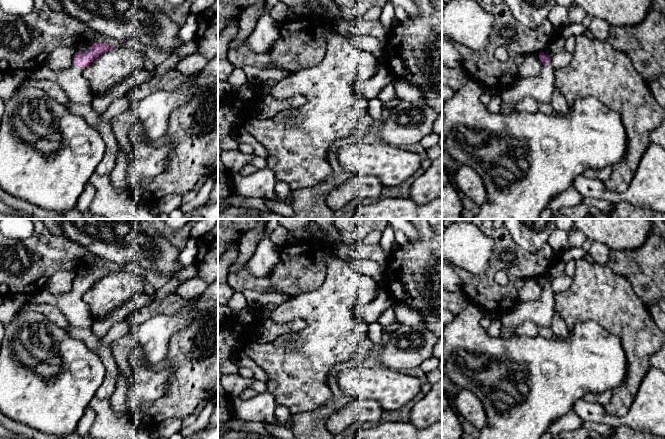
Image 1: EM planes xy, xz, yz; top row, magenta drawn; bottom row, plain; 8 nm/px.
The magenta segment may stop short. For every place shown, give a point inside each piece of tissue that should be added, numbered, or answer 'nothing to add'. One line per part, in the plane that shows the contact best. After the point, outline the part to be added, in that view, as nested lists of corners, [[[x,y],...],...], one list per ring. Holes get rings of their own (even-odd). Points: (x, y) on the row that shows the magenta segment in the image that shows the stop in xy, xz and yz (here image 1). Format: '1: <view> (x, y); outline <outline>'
1: xy (71, 80); outline [[[45,64],[30,73],[29,77],[53,81],[65,91],[71,102],[90,105],[94,95],[90,90],[88,81],[82,75],[83,69],[72,64],[66,70],[55,71]]]

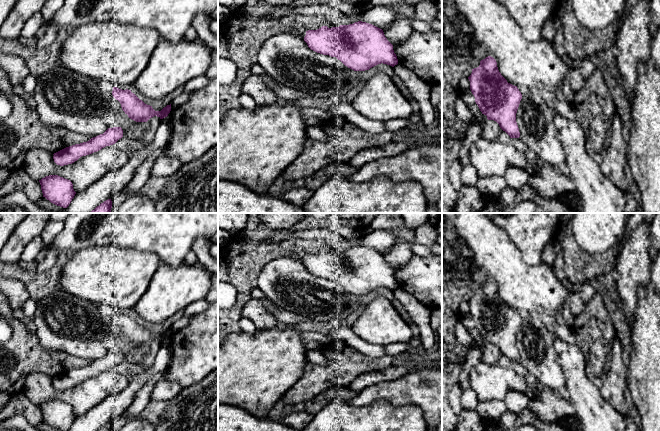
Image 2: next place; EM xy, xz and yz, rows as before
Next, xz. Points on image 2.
nothing to add

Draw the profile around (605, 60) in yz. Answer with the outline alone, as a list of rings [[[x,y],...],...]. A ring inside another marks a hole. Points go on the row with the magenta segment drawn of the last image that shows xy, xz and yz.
[[[613,49],[595,52],[587,57],[596,69],[599,69],[612,97],[615,112],[620,118],[624,140],[628,141],[631,125],[630,103],[626,94],[626,86],[616,65],[616,54]]]

